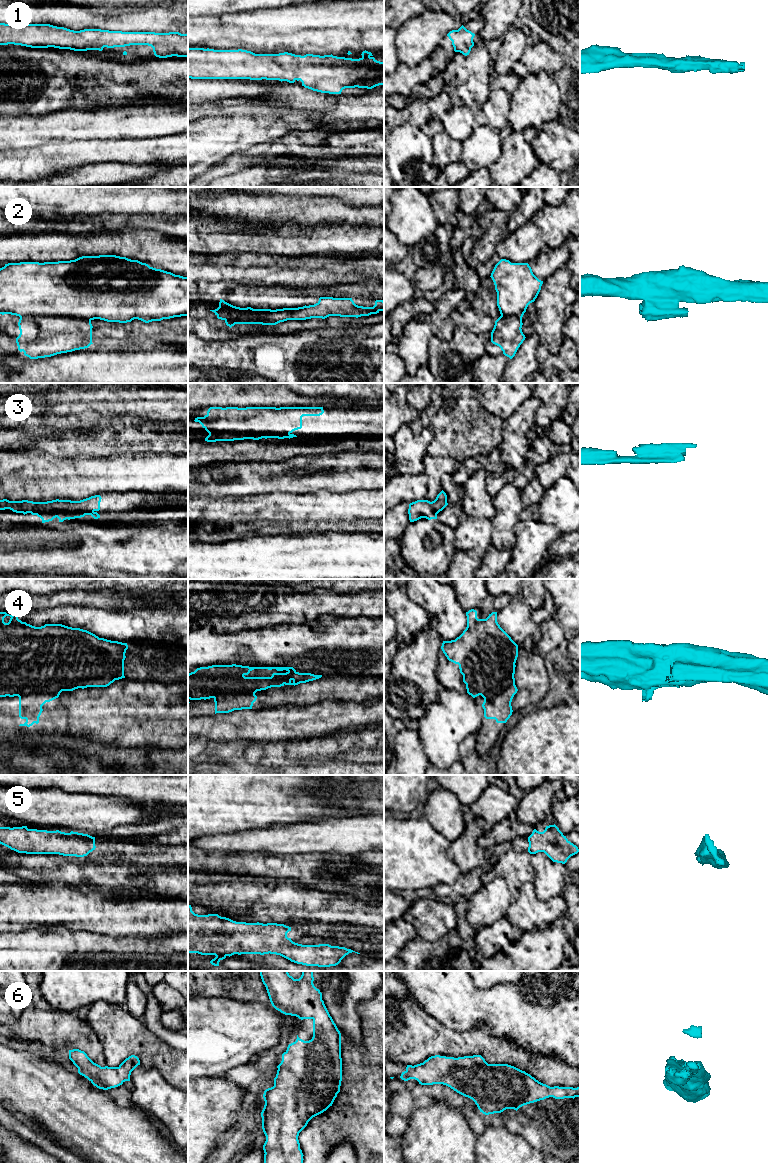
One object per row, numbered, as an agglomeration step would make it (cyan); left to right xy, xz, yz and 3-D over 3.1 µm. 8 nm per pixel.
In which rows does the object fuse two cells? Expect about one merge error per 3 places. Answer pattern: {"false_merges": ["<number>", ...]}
{"false_merges": ["2", "4"]}

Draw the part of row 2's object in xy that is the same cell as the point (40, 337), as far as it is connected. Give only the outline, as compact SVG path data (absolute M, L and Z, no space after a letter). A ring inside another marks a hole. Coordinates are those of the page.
M25 316L18 322L18 350L30 359L51 357L88 348L92 343L90 320L71 317Z

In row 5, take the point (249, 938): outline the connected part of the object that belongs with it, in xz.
M191 905L188 906L188 954L189 953L198 953L201 955L215 955L216 957L214 959L212 959L210 961L210 963L214 966L219 966L219 962L223 959L225 959L227 956L232 956L234 954L260 954L260 955L264 955L264 954L276 954L276 955L280 955L288 960L290 960L291 962L297 963L297 964L302 964L302 965L306 965L306 966L318 966L318 967L330 967L330 966L336 966L338 965L341 960L348 955L349 953L355 952L351 949L347 949L345 947L339 947L339 946L331 946L329 944L319 944L319 945L302 945L302 944L298 944L295 943L291 940L291 938L287 937L287 933L291 931L291 927L286 926L284 924L277 924L277 923L267 923L267 924L263 924L263 923L246 923L246 922L236 922L233 921L229 918L226 917L221 917L218 914L208 914L208 915L198 915L195 914L192 911L192 907ZM355 952L357 954L360 954L358 952Z

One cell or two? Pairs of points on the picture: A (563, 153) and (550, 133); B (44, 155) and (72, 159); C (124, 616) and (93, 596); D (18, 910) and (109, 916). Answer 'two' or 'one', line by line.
A: one
B: one
C: two
D: one

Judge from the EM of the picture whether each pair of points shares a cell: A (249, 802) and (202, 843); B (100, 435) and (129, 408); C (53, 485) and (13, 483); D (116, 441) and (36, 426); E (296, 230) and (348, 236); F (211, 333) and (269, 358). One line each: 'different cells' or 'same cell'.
A: different cells
B: different cells
C: same cell
D: same cell
E: same cell
F: different cells

